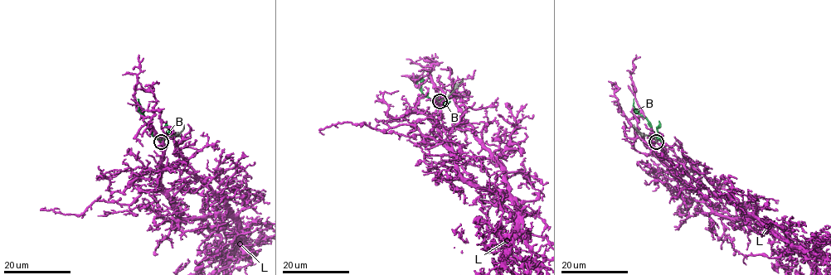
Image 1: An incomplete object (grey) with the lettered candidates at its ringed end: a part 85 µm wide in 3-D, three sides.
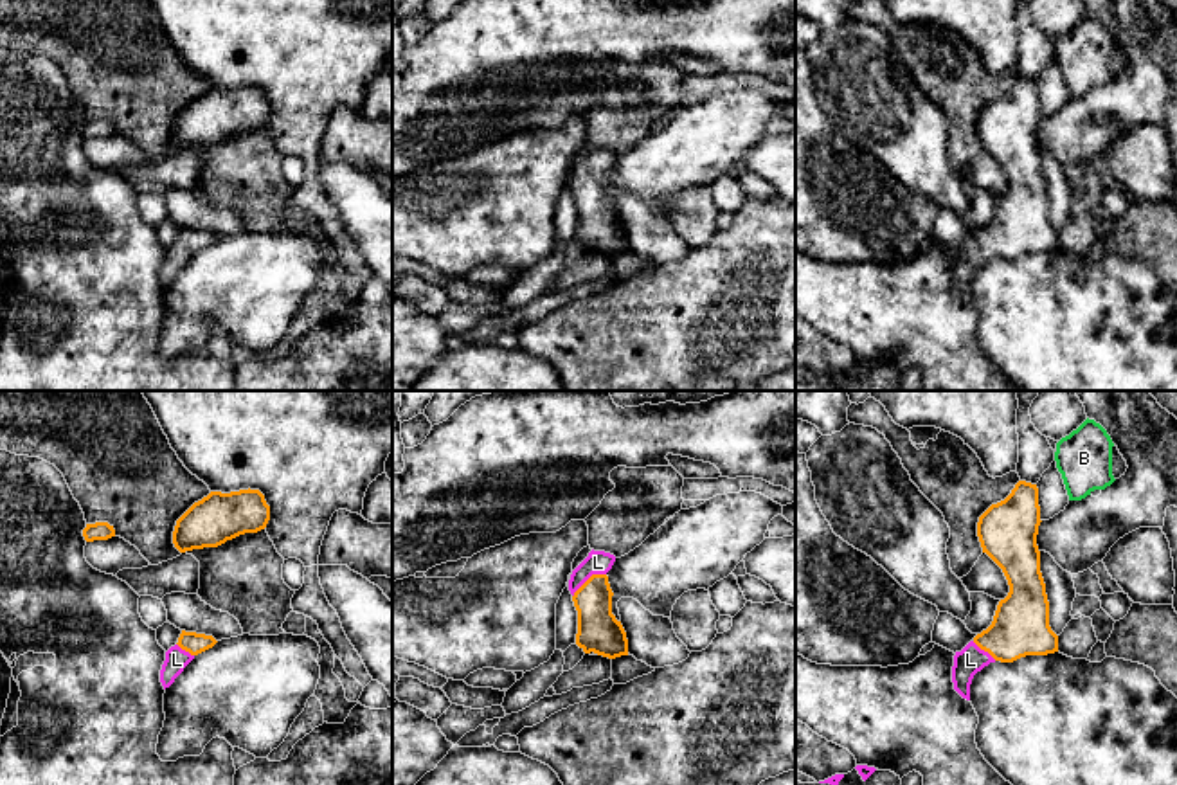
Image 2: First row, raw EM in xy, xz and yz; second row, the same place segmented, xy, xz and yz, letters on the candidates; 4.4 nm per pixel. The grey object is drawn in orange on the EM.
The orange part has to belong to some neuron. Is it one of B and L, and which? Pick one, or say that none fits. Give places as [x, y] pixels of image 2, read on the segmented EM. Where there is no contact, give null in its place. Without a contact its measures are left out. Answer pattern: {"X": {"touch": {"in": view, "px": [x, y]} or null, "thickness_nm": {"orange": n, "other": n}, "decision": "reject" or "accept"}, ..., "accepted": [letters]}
{"B": {"touch": null, "decision": "reject"}, "L": {"touch": {"in": "xz", "px": [587, 580]}, "thickness_nm": {"orange": 190, "other": 110}, "decision": "accept"}, "accepted": ["L"]}

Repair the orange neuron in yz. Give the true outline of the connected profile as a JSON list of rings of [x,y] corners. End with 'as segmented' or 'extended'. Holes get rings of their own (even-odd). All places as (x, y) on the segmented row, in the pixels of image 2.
[[[1026,481],[979,517],[983,553],[1002,569],[1010,592],[999,601],[992,625],[954,655],[954,690],[966,700],[974,675],[990,663],[1058,652],[1040,573],[1040,522],[1038,488]]] | extended

